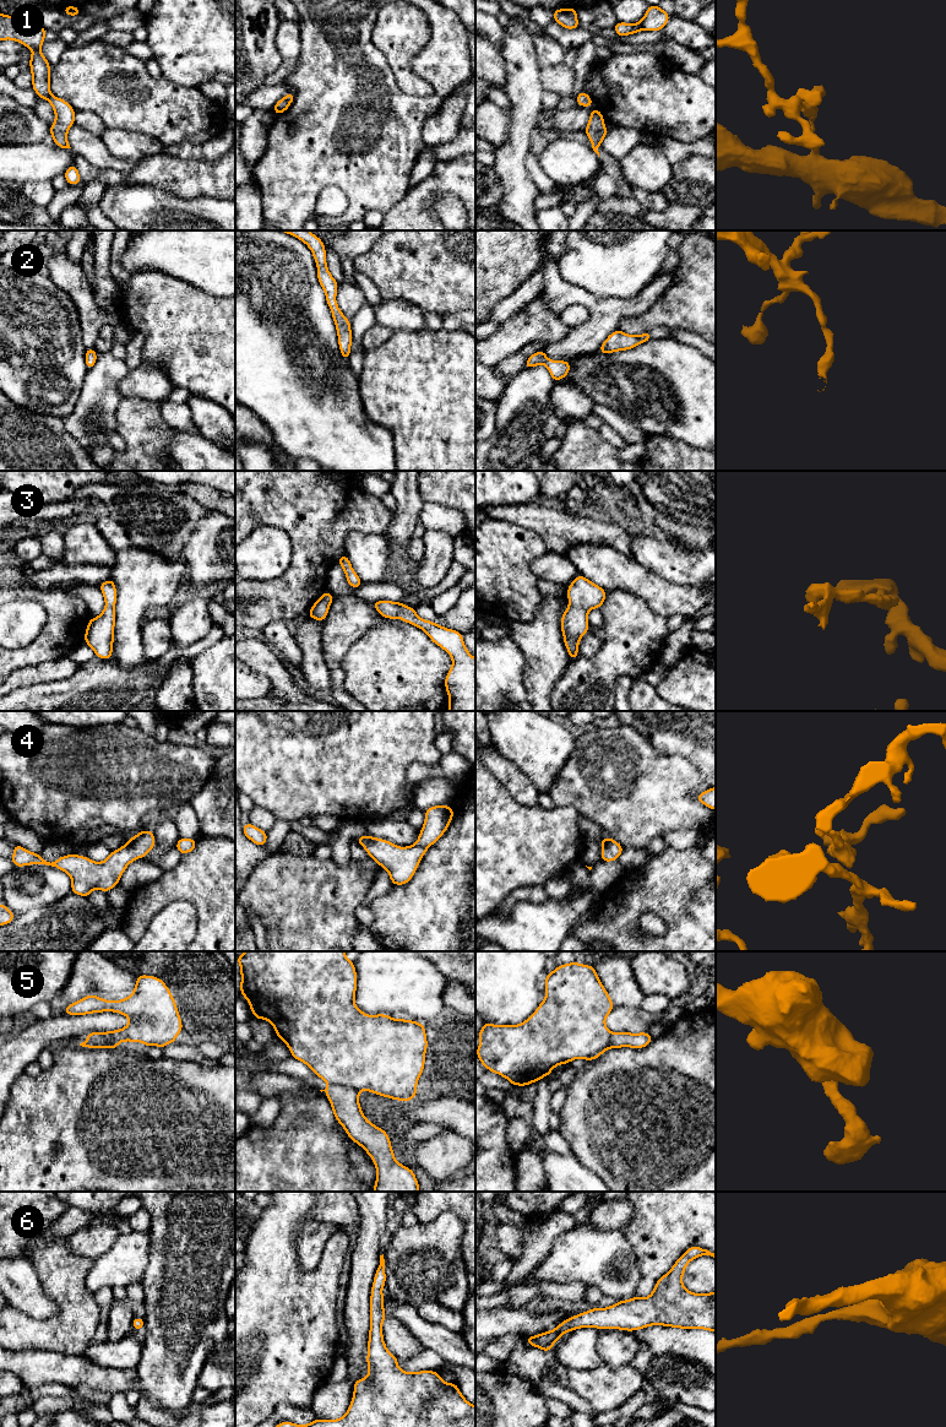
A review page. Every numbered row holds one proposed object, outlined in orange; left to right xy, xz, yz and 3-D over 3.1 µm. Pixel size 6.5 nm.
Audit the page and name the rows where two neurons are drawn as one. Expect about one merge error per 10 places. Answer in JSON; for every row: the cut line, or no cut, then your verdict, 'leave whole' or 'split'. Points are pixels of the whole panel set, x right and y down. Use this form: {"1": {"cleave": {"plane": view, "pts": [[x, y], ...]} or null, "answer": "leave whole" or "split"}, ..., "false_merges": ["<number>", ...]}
{"1": {"cleave": {"plane": "xy", "pts": [[50, 93], [45, 98]]}, "answer": "split"}, "2": {"cleave": null, "answer": "leave whole"}, "3": {"cleave": null, "answer": "leave whole"}, "4": {"cleave": null, "answer": "leave whole"}, "5": {"cleave": {"plane": "xz", "pts": [[330, 1083], [348, 1085], [358, 1091]]}, "answer": "split"}, "6": {"cleave": null, "answer": "leave whole"}, "false_merges": ["1", "5"]}

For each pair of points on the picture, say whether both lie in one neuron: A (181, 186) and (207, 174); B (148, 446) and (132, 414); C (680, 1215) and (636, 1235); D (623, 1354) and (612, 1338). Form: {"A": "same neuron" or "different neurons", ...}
{"A": "same neuron", "B": "same neuron", "C": "same neuron", "D": "same neuron"}

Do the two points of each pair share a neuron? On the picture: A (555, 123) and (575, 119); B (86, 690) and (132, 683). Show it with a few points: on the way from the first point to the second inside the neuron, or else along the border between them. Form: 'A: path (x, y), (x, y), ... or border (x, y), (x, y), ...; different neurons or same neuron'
A: path (560, 121), (570, 120); same neuron
B: path (97, 690), (121, 690); same neuron

